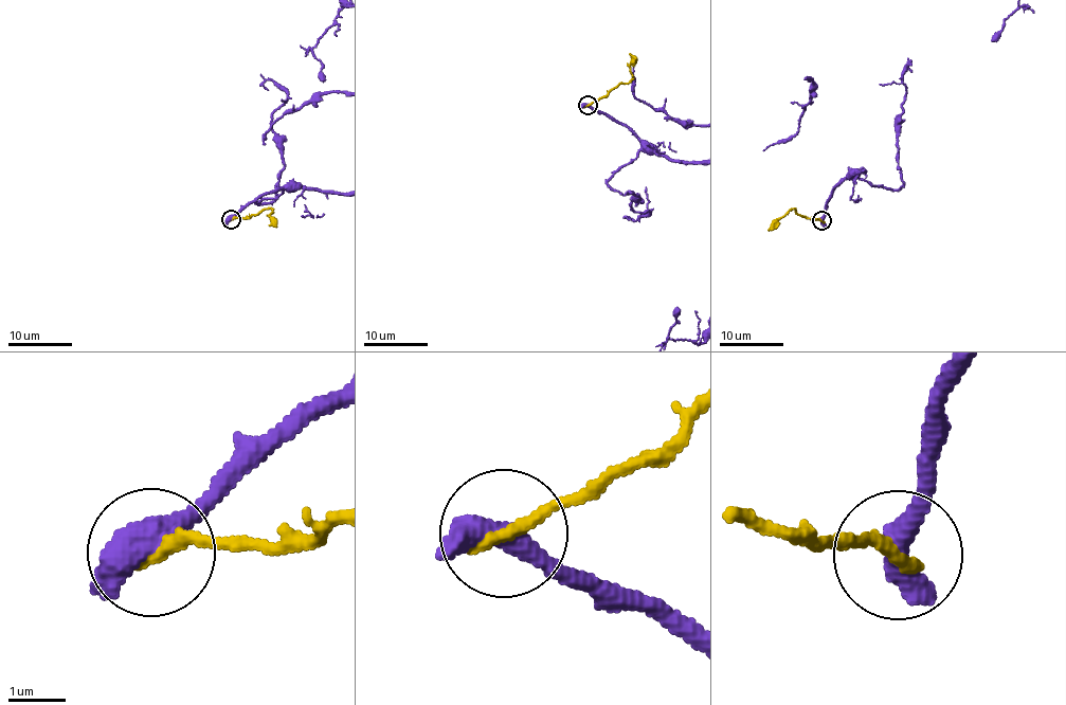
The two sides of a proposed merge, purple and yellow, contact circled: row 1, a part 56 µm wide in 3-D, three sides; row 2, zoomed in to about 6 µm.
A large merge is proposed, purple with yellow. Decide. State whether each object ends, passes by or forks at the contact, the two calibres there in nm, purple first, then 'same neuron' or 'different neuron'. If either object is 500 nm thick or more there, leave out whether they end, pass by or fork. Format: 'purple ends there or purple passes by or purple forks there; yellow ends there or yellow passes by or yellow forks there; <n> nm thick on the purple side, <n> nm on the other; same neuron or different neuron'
purple passes by; yellow ends there; 440 nm thick on the purple side, 280 nm on the other; different neuron

